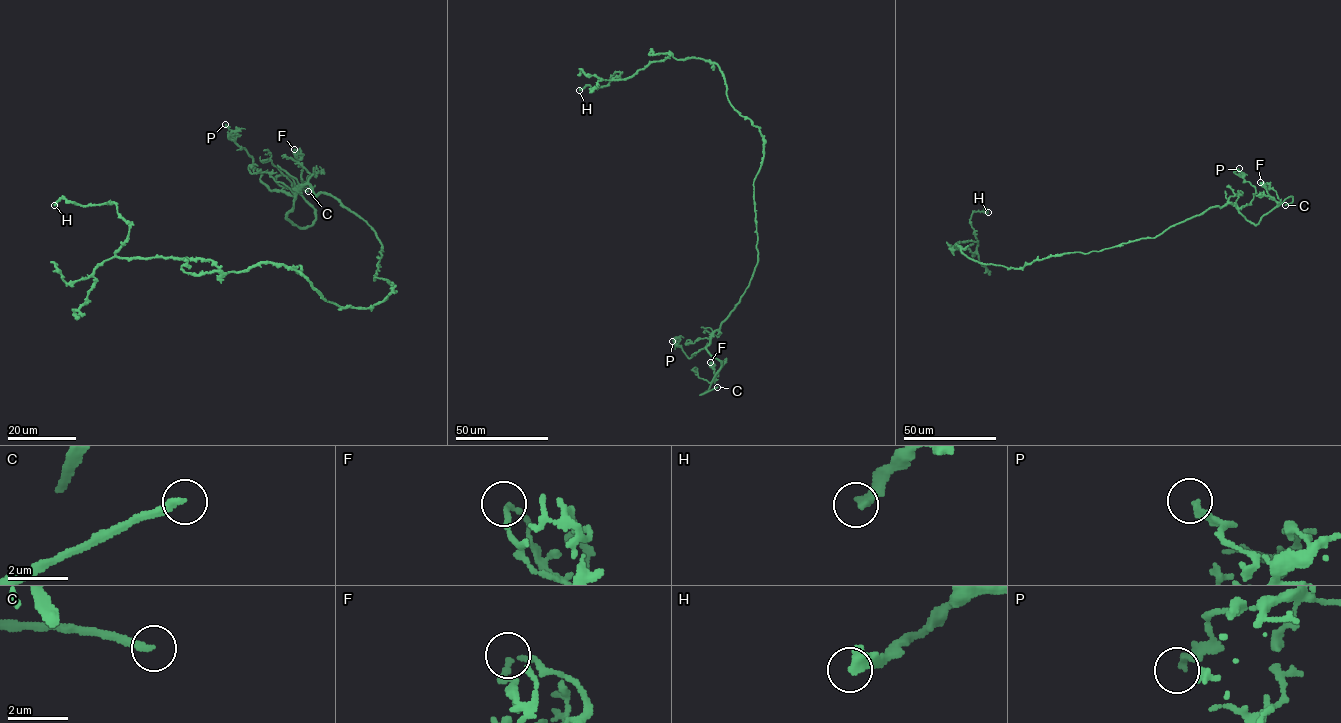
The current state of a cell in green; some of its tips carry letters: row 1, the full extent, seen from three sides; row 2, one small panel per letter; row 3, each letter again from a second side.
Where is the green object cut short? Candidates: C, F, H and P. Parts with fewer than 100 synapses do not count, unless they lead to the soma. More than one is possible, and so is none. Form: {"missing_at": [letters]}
{"missing_at": ["C"]}

